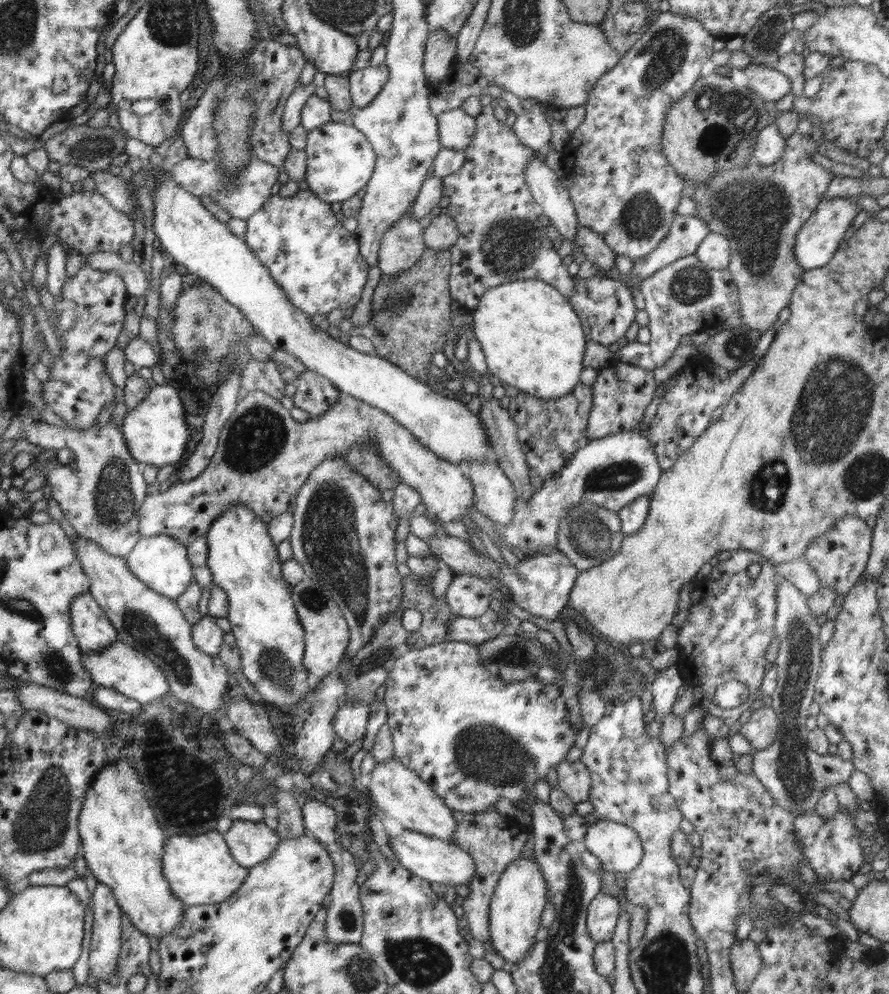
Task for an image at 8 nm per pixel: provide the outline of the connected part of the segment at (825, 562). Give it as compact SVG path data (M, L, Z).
M852 515L839 518L834 526L827 533L816 537L802 558L806 559L808 565L816 572L820 587L832 588L842 597L856 585L866 569L871 552L873 529L866 525L866 521Z

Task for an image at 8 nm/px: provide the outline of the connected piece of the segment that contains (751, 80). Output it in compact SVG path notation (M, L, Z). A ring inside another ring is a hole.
M751 64L744 69L744 73L748 77L748 88L765 102L776 104L780 98L791 93L790 80L776 69Z

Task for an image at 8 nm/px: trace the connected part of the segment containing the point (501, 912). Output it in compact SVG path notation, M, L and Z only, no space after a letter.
M535 857L517 858L504 870L489 906L489 937L497 954L505 960L505 969L518 964L536 942L540 917L547 903L547 882Z

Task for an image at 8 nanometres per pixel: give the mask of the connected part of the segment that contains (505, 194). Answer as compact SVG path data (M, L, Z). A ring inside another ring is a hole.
M490 106L481 110L475 117L475 122L476 132L472 143L464 150L464 164L460 170L442 179L444 197L450 199L448 215L456 221L459 230L458 240L449 248L452 261L449 276L451 297L473 310L487 290L530 278L547 282L565 297L573 295L575 279L570 277L567 266L562 264L562 258L552 247L552 241L546 235L547 226L538 221L538 216L534 214L535 201L525 181L525 168L540 152L522 144L512 127L496 119ZM466 268L469 270L468 274L464 274Z

